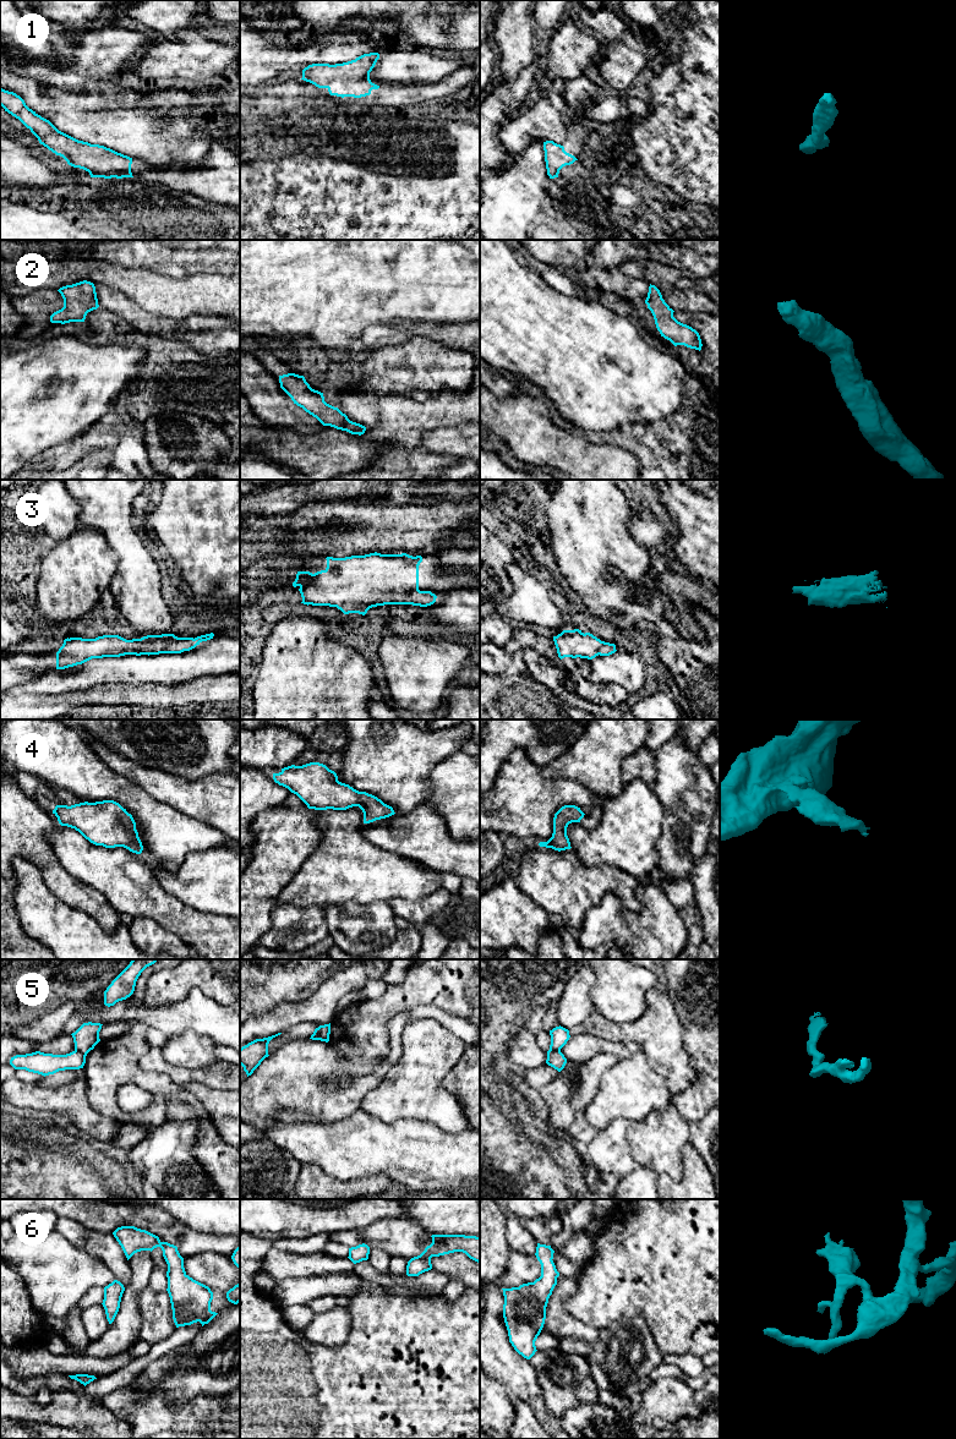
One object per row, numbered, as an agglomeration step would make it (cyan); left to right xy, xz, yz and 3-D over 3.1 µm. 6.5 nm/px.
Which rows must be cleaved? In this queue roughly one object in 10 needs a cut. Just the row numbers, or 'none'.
5

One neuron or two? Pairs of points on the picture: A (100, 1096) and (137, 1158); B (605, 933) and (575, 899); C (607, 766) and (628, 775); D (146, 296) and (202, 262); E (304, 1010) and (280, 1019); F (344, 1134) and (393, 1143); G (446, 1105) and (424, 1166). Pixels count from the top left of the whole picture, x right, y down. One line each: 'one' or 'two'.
A: two
B: two
C: two
D: two
E: one
F: one
G: two

